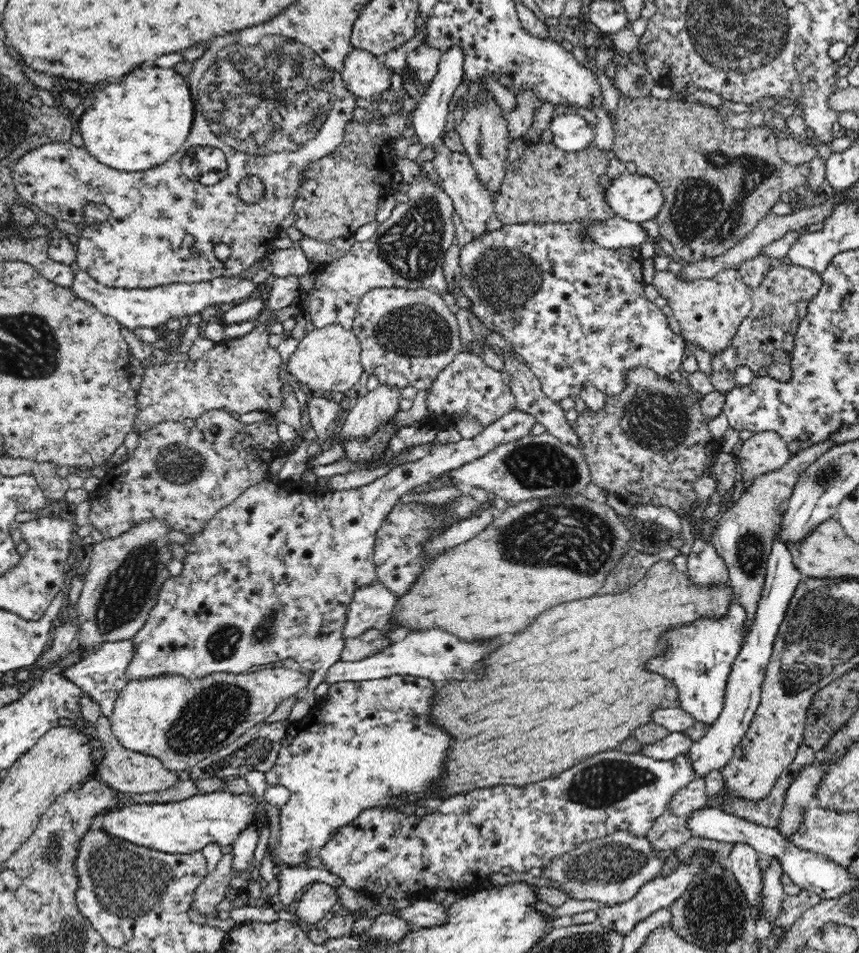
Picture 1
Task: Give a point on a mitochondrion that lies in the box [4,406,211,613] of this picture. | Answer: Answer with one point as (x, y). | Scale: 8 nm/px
(179, 463)

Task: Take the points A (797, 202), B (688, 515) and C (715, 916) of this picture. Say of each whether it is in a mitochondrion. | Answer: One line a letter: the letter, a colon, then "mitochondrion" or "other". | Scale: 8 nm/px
A: other
B: other
C: mitochondrion

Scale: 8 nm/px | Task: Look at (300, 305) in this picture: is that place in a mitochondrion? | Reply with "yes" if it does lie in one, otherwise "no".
no

